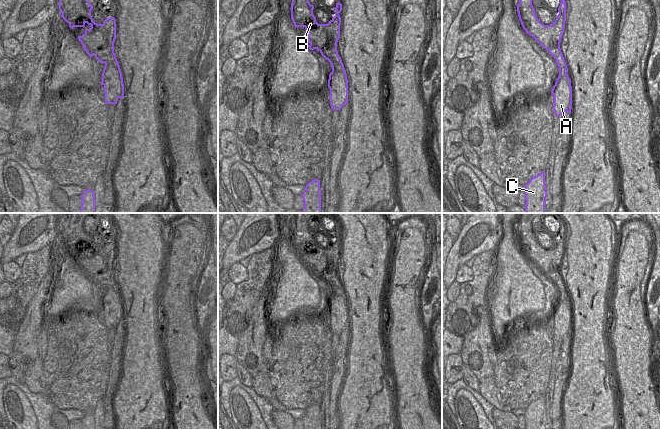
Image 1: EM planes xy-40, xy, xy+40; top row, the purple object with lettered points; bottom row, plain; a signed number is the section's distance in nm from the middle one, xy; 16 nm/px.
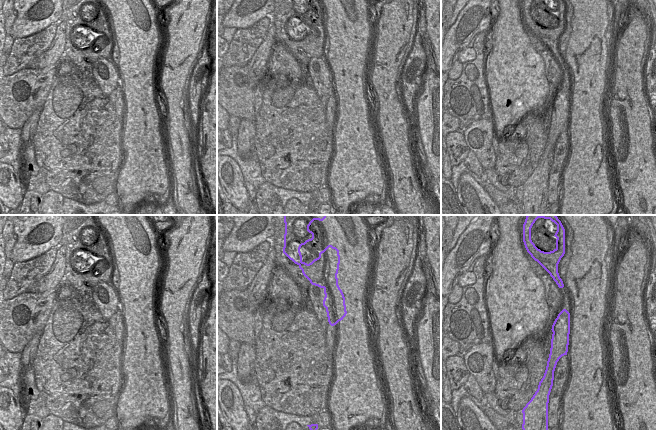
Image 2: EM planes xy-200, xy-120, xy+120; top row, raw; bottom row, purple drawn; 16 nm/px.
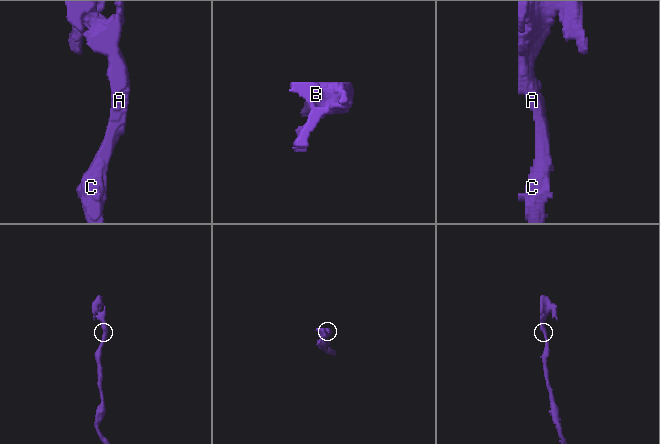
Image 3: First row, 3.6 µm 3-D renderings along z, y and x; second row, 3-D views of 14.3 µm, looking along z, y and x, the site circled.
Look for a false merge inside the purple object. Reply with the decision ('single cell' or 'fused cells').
fused cells

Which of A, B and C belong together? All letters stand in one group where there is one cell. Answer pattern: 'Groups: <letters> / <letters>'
Groups: A C / B.

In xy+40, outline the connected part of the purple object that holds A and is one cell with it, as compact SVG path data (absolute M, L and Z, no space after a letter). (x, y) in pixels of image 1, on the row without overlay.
M567 298L558 300L551 317L554 319L553 336L555 340L562 340L564 336L571 337L572 310Z

